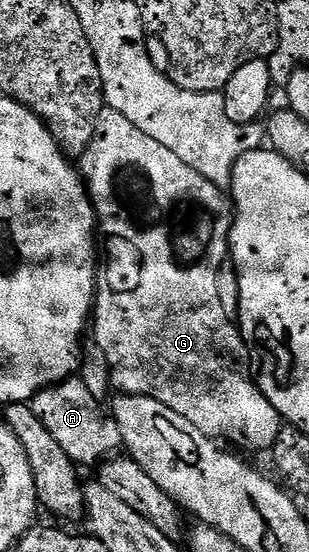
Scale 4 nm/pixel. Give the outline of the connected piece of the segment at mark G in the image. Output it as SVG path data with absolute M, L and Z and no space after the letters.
M106 110L99 114L99 122L95 126L95 138L91 138L91 146L85 151L84 156L80 157L79 170L83 175L83 179L89 189L89 197L93 200L93 207L97 210L97 218L99 221L99 232L103 237L103 267L99 272L97 281L97 294L95 297L95 305L91 313L91 336L99 346L99 350L103 350L103 354L107 354L107 362L113 371L113 382L122 393L131 396L150 396L159 402L163 402L163 406L171 406L171 410L175 410L175 414L183 414L183 418L187 418L187 422L191 422L191 426L199 426L199 430L203 430L203 434L214 438L222 438L221 436L233 437L237 440L246 440L253 448L268 453L272 449L273 443L279 438L283 421L281 416L275 410L275 406L271 406L271 402L263 394L258 377L255 375L255 360L251 355L251 349L241 336L241 330L238 321L232 315L223 310L222 299L219 298L219 278L220 270L225 262L230 259L229 235L233 229L233 201L222 189L216 188L207 178L203 178L203 174L199 174L195 170L191 170L191 166L187 166L187 162L183 162L183 158L179 158L179 154L171 154L171 150L167 150L167 146L159 146L159 142L155 142L155 138L147 138L147 134L143 134L143 130L139 130L139 126L135 126L131 122L127 122L127 118L123 118L123 114L112 110Z

